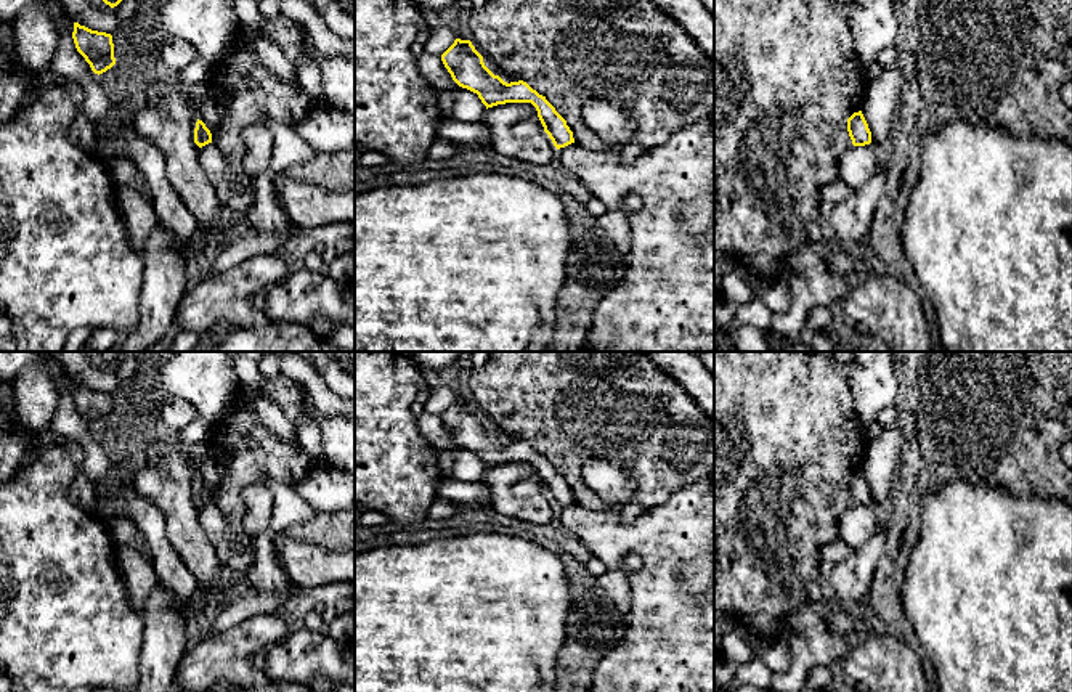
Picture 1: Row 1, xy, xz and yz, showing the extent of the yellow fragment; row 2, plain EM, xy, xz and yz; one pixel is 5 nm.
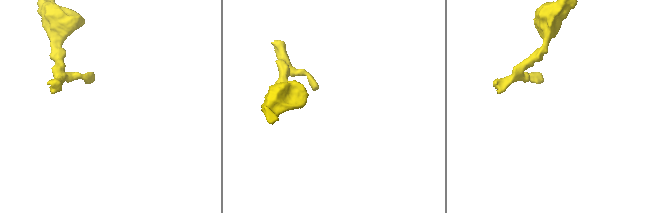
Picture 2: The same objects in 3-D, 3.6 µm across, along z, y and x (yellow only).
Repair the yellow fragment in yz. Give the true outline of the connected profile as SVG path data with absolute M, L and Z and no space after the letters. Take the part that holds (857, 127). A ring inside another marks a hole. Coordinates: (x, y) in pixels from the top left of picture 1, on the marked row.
M862 111L854 112L847 119L847 132L852 140L854 146L865 146L871 143L871 132L868 128L868 124L862 114Z

